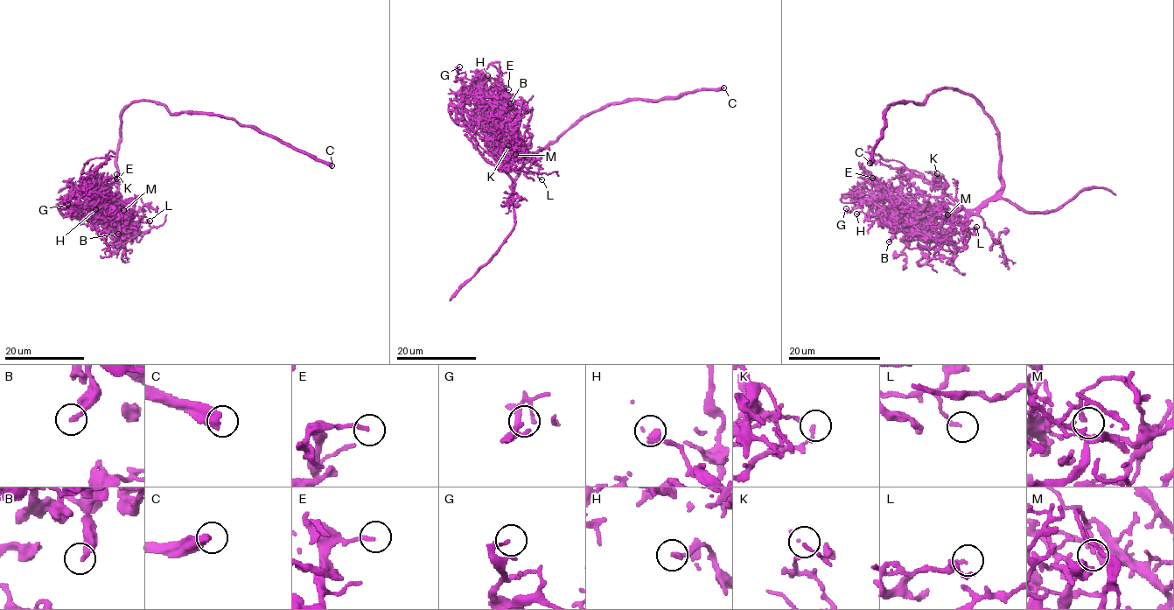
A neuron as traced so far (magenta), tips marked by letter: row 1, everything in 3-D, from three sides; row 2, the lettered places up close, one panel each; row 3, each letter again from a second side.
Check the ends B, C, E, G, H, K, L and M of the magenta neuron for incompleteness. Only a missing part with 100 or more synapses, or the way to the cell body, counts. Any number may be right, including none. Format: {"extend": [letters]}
{"extend": ["C"]}

